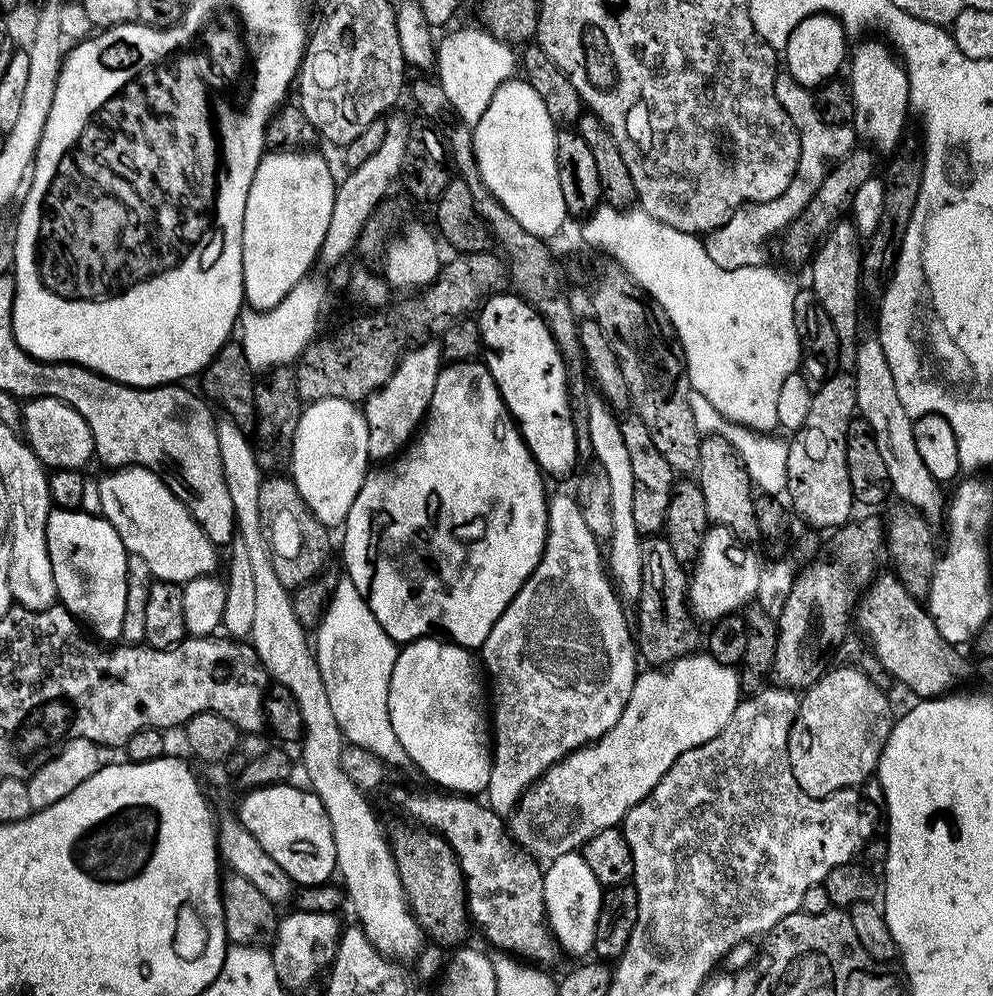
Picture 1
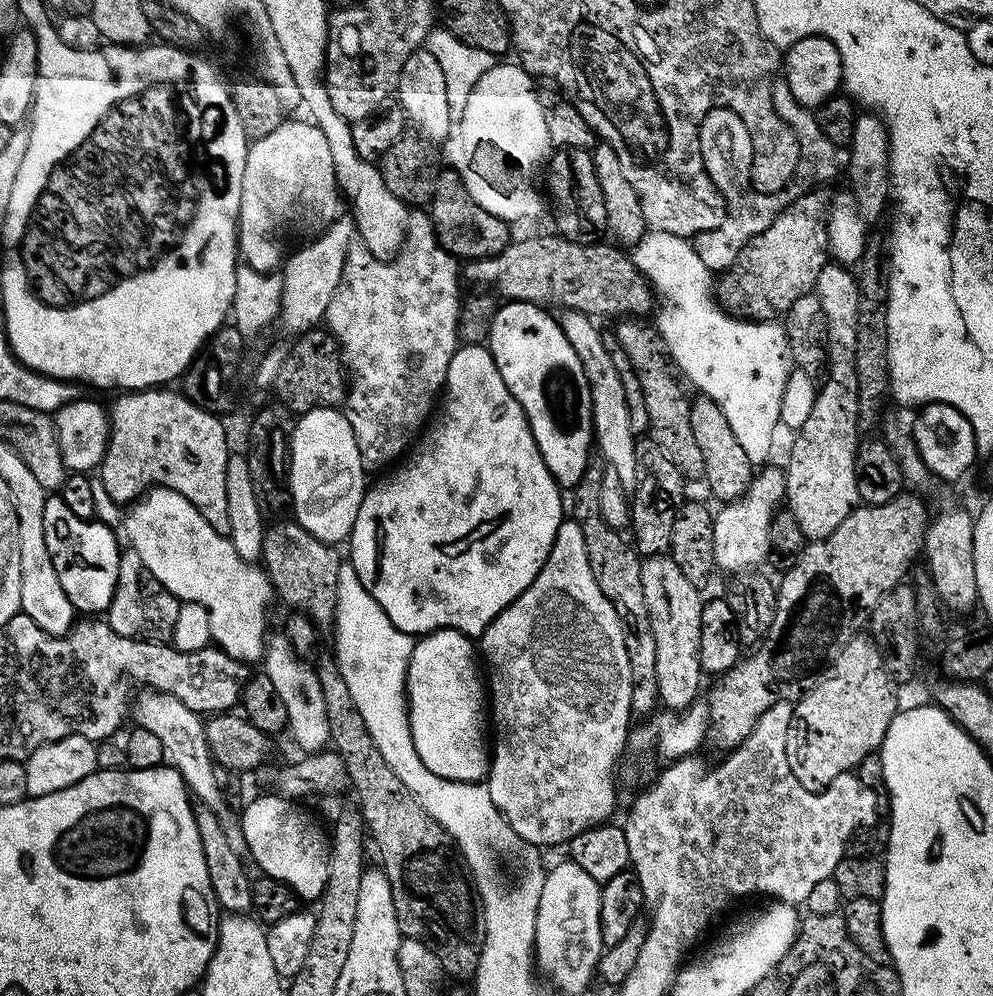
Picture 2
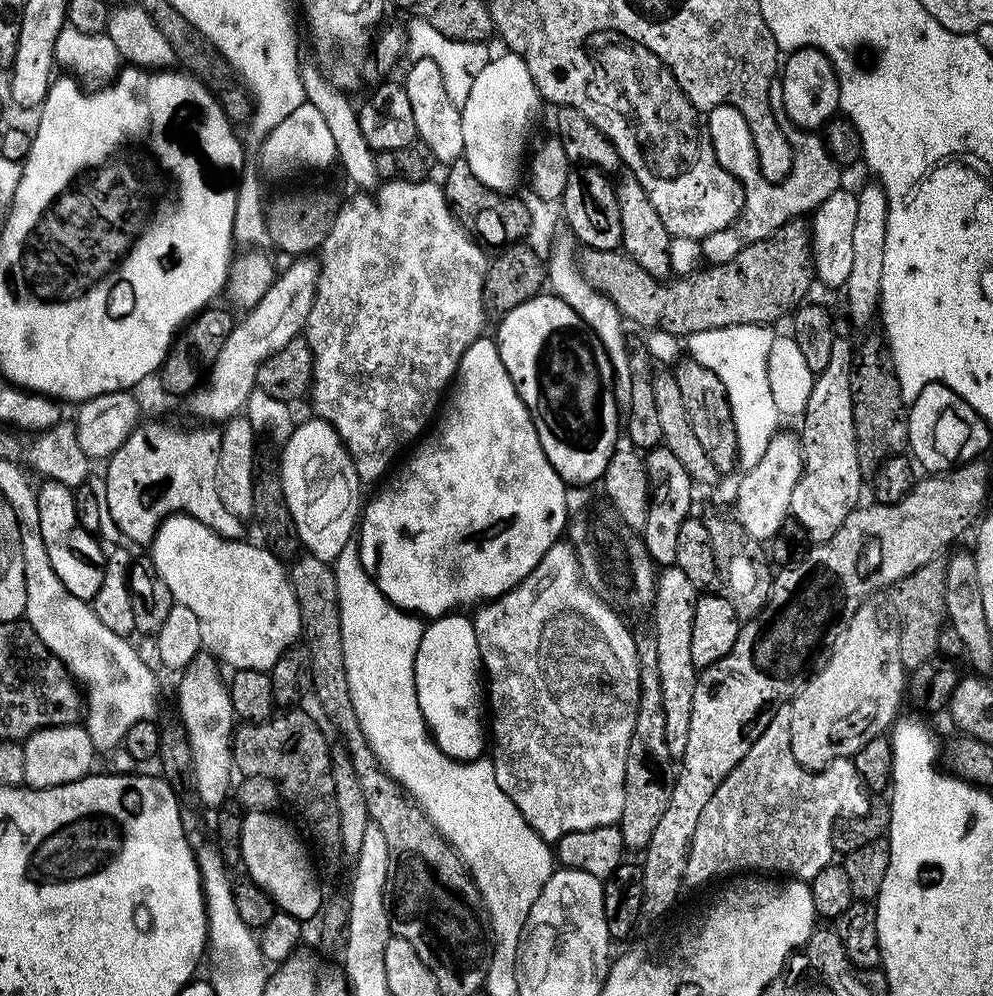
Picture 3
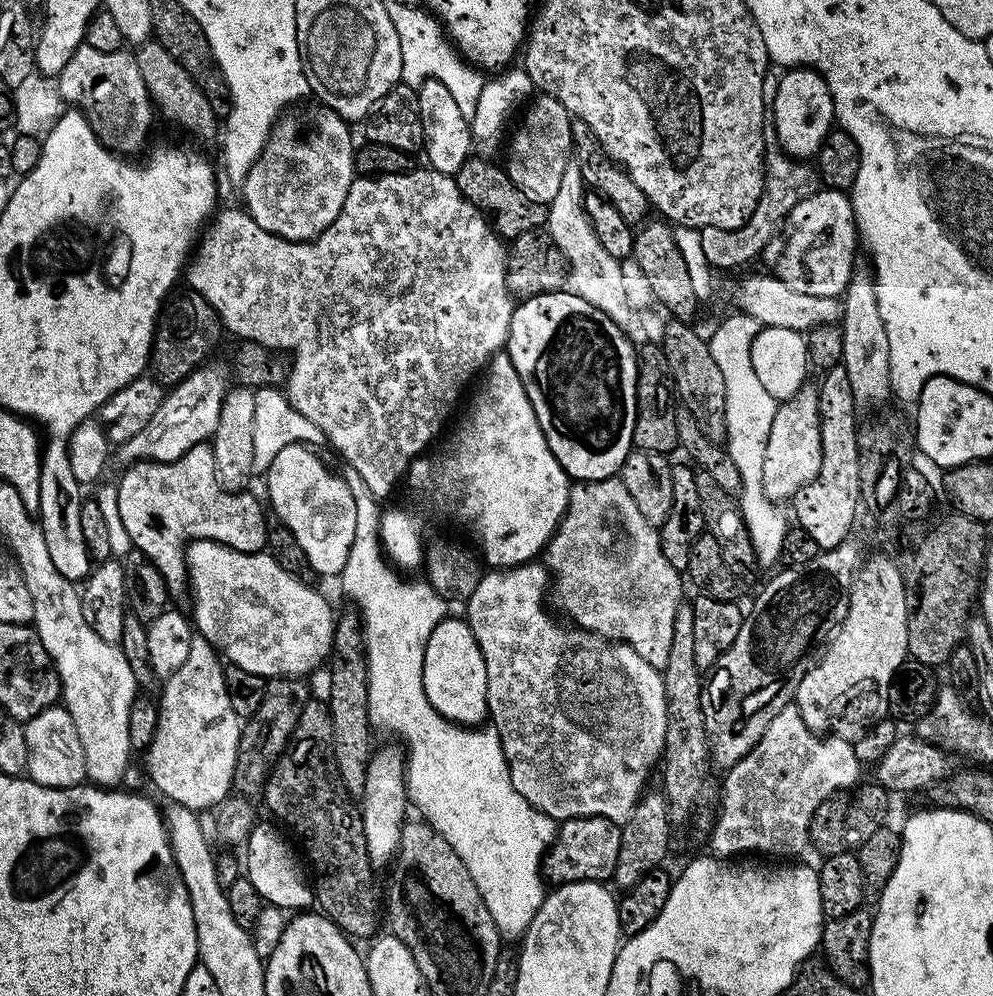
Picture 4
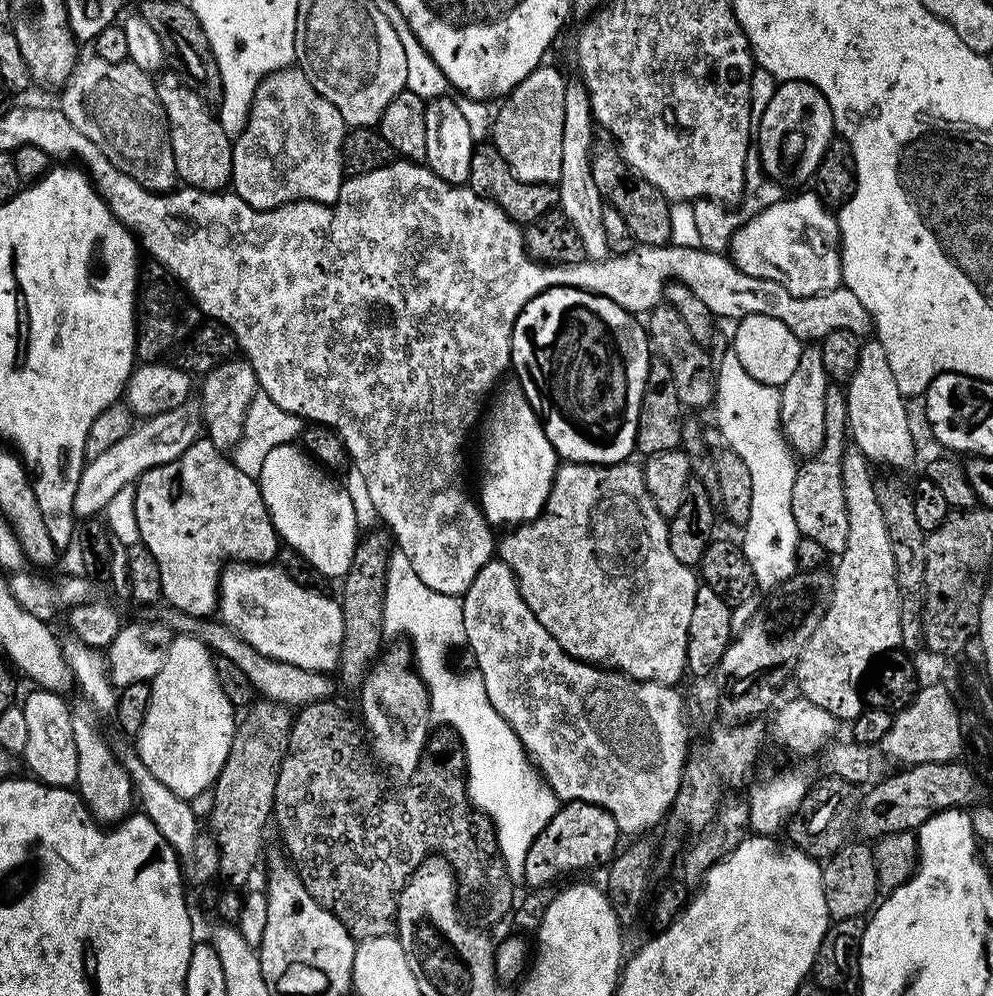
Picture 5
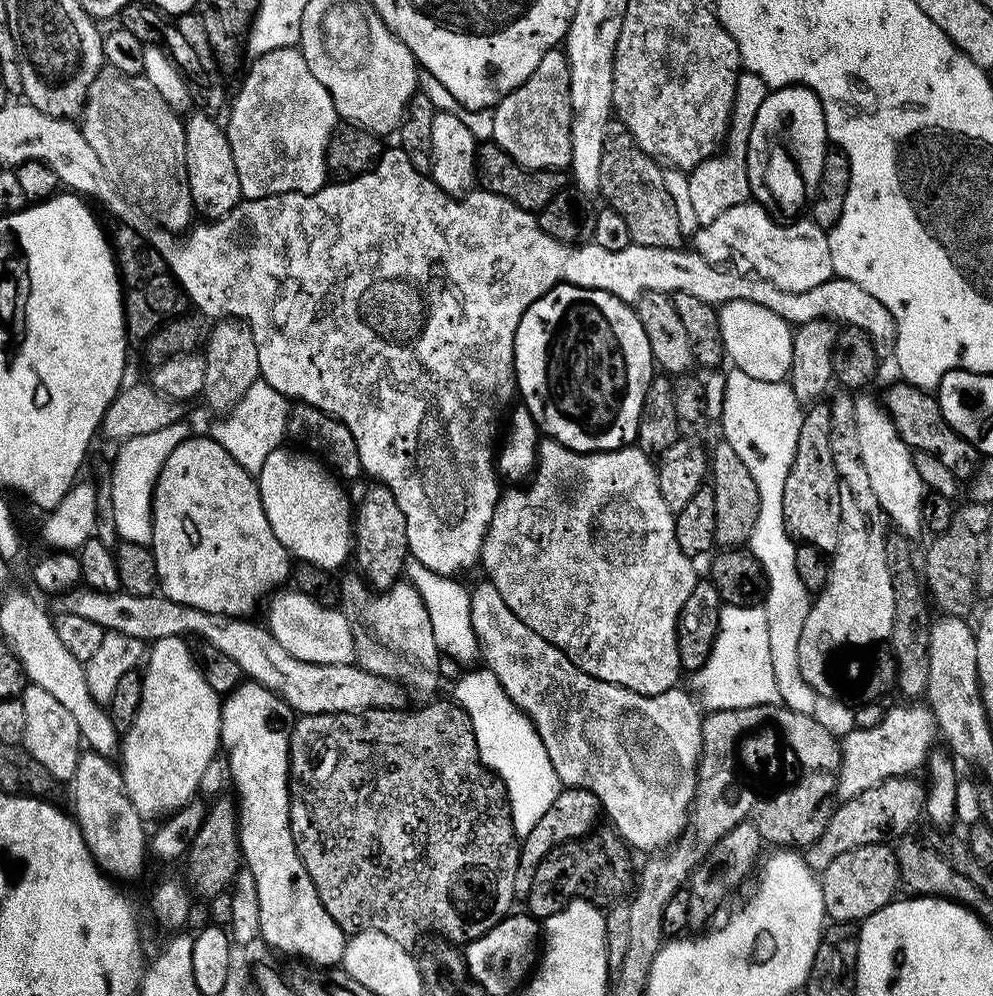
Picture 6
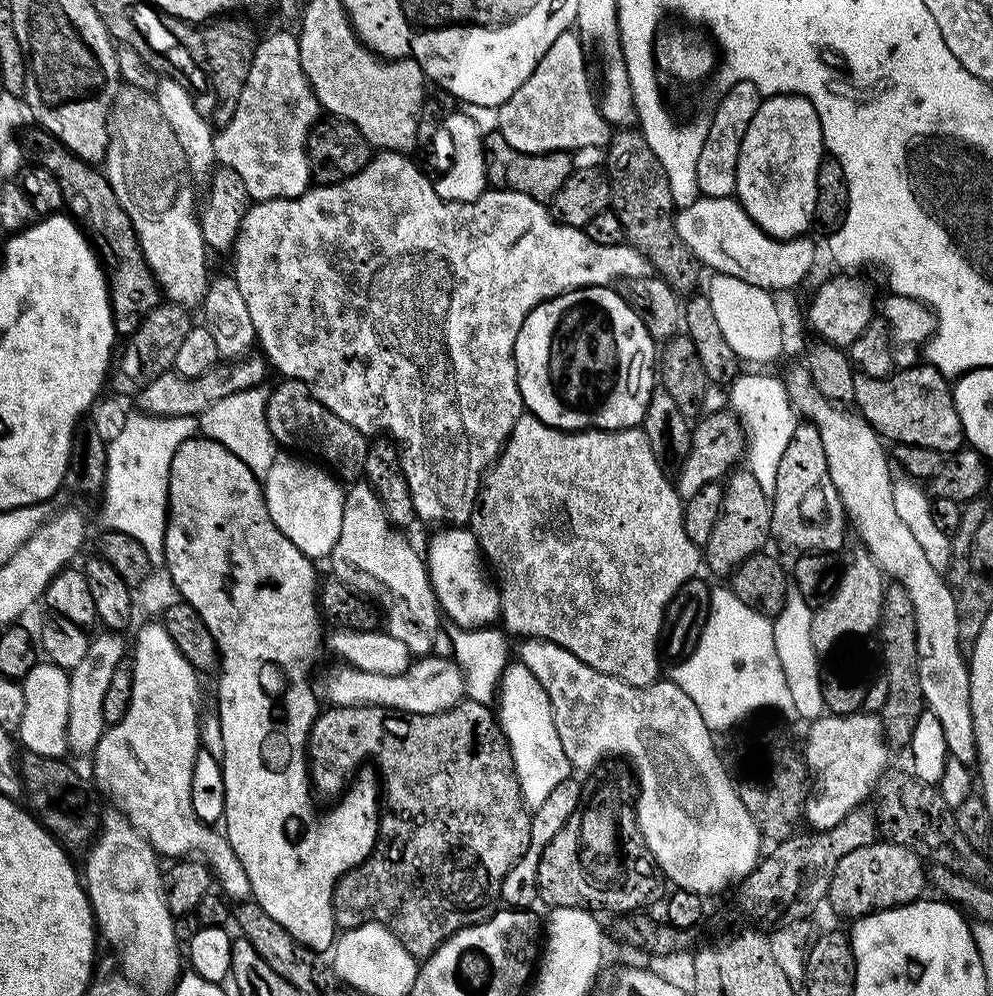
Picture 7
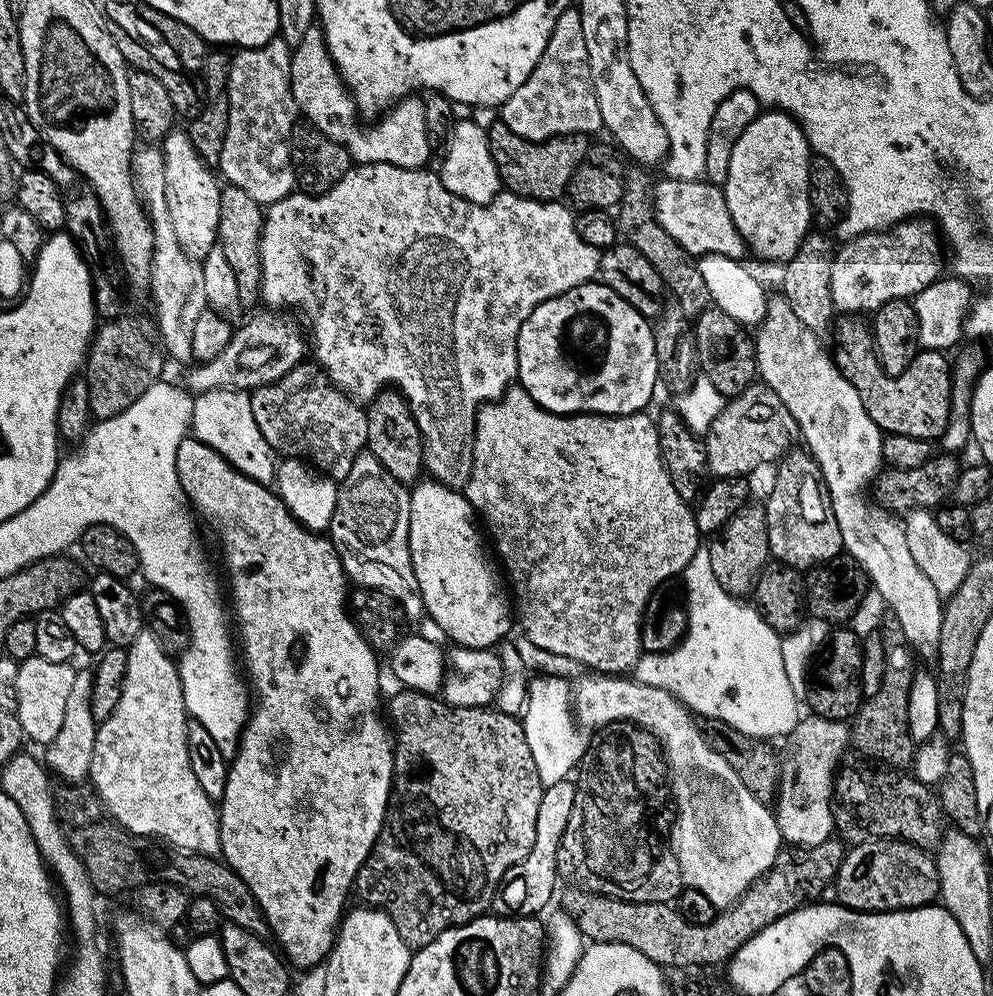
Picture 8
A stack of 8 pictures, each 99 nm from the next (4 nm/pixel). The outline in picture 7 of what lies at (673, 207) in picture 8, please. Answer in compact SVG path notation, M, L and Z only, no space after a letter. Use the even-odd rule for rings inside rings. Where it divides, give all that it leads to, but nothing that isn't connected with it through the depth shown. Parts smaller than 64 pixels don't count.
M700 196L690 206L679 209L676 213L676 229L682 234L682 242L690 246L690 250L705 269L713 268L713 273L722 276L742 278L742 282L750 282L759 288L777 290L776 288L792 288L800 284L812 272L816 264L816 248L808 238L794 240L775 240L770 234L763 232L756 223L746 214L739 200L732 196L710 198Z

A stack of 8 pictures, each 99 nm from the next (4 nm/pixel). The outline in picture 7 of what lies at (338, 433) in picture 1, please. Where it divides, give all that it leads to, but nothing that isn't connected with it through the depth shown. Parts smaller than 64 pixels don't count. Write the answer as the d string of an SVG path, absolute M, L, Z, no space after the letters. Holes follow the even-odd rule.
M296 454L277 455L270 472L262 479L264 501L274 526L278 526L278 530L282 530L282 534L286 534L286 538L290 538L290 542L294 542L294 546L302 550L302 554L306 554L313 562L320 562L323 556L324 559L331 557L334 546L338 542L338 534L342 534L345 489L331 471L325 470L319 463L307 464L299 458L304 459Z

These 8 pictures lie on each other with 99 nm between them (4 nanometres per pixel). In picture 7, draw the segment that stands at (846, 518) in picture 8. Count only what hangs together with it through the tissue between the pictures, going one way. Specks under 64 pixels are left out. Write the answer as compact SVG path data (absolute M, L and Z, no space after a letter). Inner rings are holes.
M807 367L794 369L786 376L786 383L792 407L807 423L815 426L818 434L822 434L822 450L826 450L830 478L838 490L840 501L844 503L851 527L853 524L860 535L859 543L864 551L872 555L885 577L900 584L910 596L918 634L918 682L922 682L927 711L932 712L942 725L949 757L969 766L975 765L976 739L974 718L970 714L969 661L958 638L956 592L942 575L941 569L930 566L922 546L918 546L914 534L910 534L909 528L894 510L894 478L888 474L890 460L886 448L884 452L885 445L863 416L847 407L837 406L831 400L825 400L812 381Z

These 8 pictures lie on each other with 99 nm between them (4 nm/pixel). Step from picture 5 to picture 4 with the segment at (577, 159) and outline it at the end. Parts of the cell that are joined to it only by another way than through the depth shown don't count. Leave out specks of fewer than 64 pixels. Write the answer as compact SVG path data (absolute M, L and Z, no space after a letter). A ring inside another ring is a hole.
M570 162L566 166L566 174L562 174L562 183L558 186L558 194L547 204L548 218L546 231L564 256L568 269L567 287L577 296L586 298L590 306L602 310L618 325L629 338L637 338L644 332L644 324L638 313L632 309L632 300L628 297L628 288L624 285L624 272L621 261L616 260L598 242L598 234L594 234L594 226L590 226L590 218L584 209L586 185L582 178L579 164Z

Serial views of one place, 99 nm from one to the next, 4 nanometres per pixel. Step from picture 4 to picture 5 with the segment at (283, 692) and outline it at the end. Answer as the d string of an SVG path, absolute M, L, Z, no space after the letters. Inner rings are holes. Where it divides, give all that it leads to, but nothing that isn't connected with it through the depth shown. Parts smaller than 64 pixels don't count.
M263 698L257 699L255 703L251 705L239 717L236 725L236 733L232 739L232 745L230 746L230 754L226 758L226 762L222 766L222 770L218 774L215 784L212 785L214 792L214 810L210 817L210 823L212 823L211 835L214 837L217 850L220 852L220 872L219 879L225 880L223 883L229 888L235 888L237 890L243 889L243 884L247 882L252 876L252 871L256 868L256 863L260 860L260 851L264 848L264 831L267 830L268 824L270 828L270 821L274 816L274 809L276 806L276 787L278 786L278 774L280 773L280 763L284 760L284 755L288 753L288 737L292 735L292 721L294 719L294 712L289 705L279 704L273 700L266 700Z

